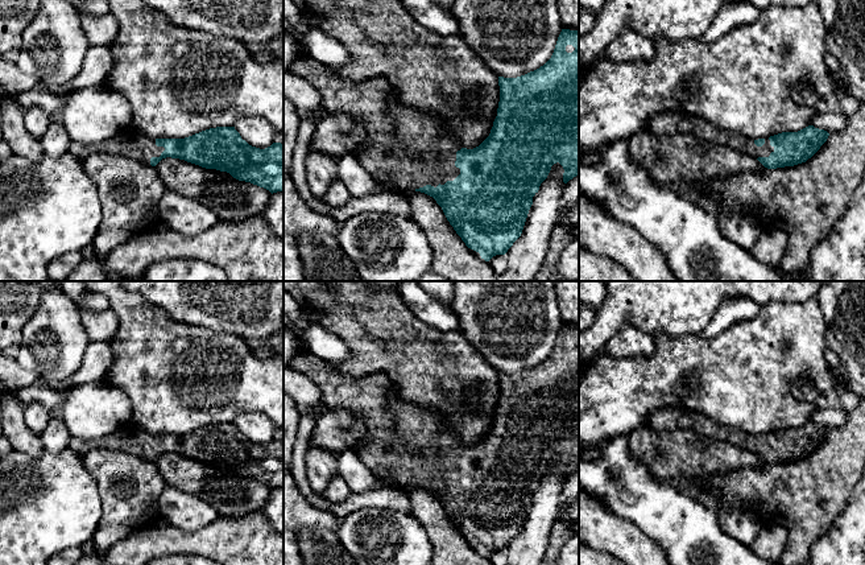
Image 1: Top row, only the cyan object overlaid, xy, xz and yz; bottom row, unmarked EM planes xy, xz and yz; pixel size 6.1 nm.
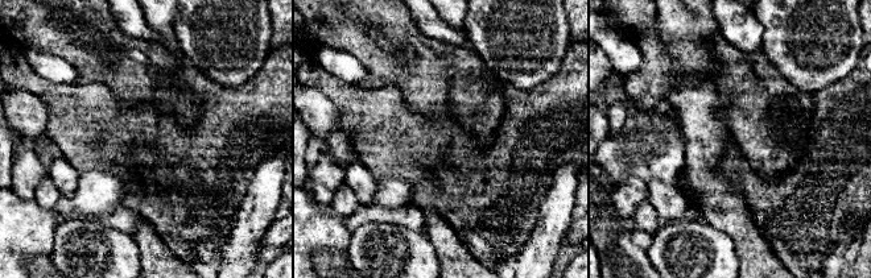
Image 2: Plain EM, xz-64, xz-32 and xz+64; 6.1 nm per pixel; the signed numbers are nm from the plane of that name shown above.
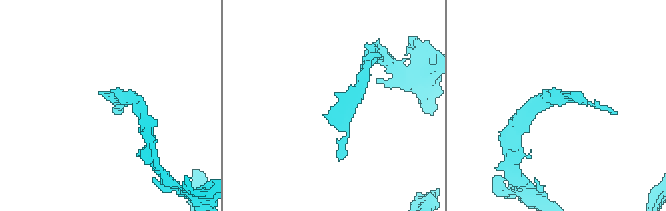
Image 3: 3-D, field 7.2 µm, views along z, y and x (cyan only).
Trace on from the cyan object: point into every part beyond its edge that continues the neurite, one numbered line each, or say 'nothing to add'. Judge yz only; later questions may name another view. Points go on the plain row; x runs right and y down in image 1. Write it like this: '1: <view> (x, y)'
1: yz (670, 417)

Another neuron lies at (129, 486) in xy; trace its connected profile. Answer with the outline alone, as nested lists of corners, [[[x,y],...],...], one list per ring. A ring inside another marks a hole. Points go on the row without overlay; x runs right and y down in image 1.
[[[92,449],[82,459],[86,470],[95,479],[102,498],[102,519],[92,537],[98,556],[134,532],[157,524],[161,517],[158,500],[167,486],[156,462],[119,449]]]

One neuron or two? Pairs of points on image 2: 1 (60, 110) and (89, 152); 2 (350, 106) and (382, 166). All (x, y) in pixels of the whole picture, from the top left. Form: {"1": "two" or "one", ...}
{"1": "one", "2": "one"}

